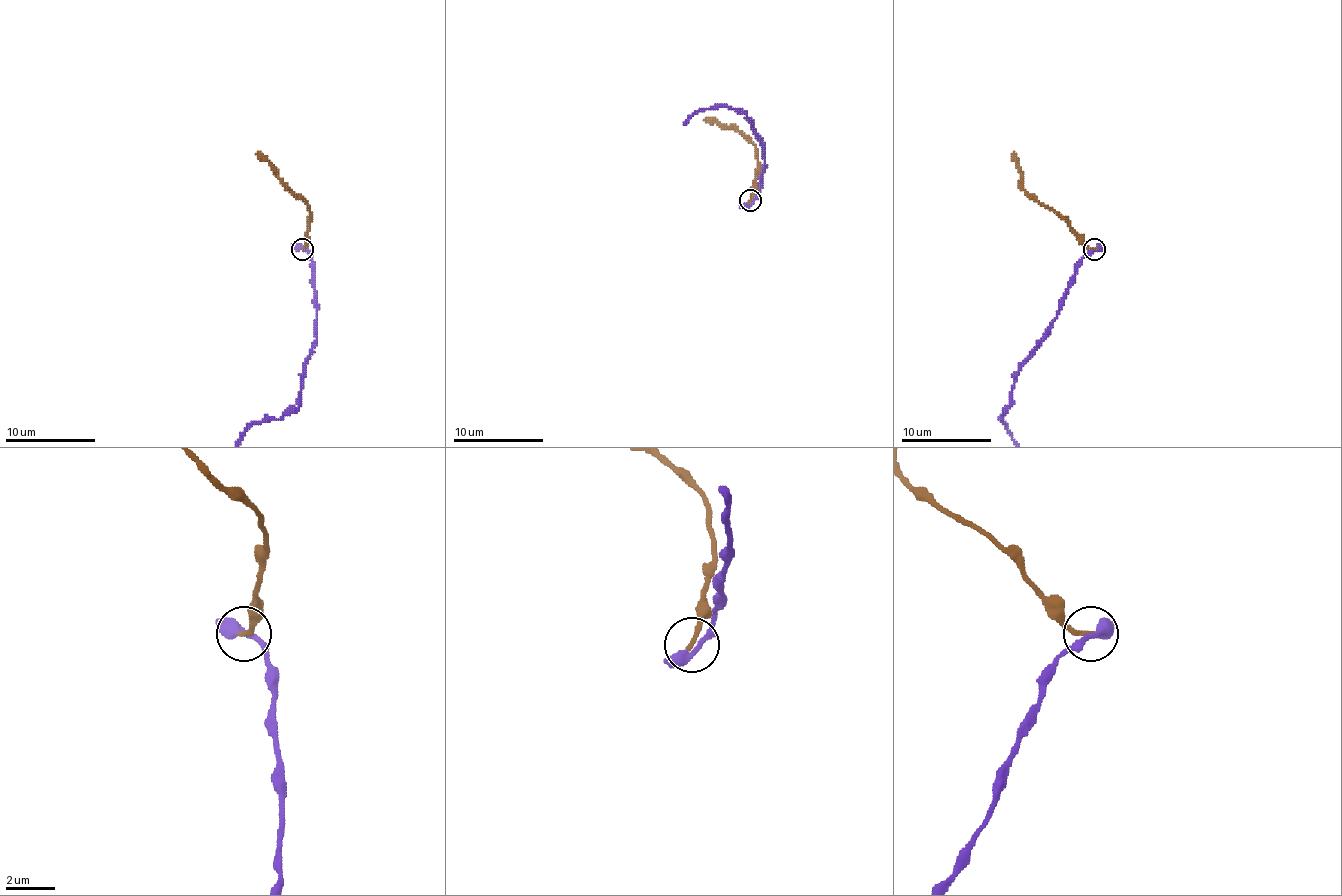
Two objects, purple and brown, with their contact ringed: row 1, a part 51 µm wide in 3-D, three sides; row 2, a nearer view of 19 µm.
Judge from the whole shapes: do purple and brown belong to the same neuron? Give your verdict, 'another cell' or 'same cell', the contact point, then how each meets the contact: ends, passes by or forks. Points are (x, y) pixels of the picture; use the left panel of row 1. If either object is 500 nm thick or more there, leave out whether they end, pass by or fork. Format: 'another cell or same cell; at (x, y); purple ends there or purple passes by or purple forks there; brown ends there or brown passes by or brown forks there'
same cell; at (302, 249); purple passes by; brown ends there

